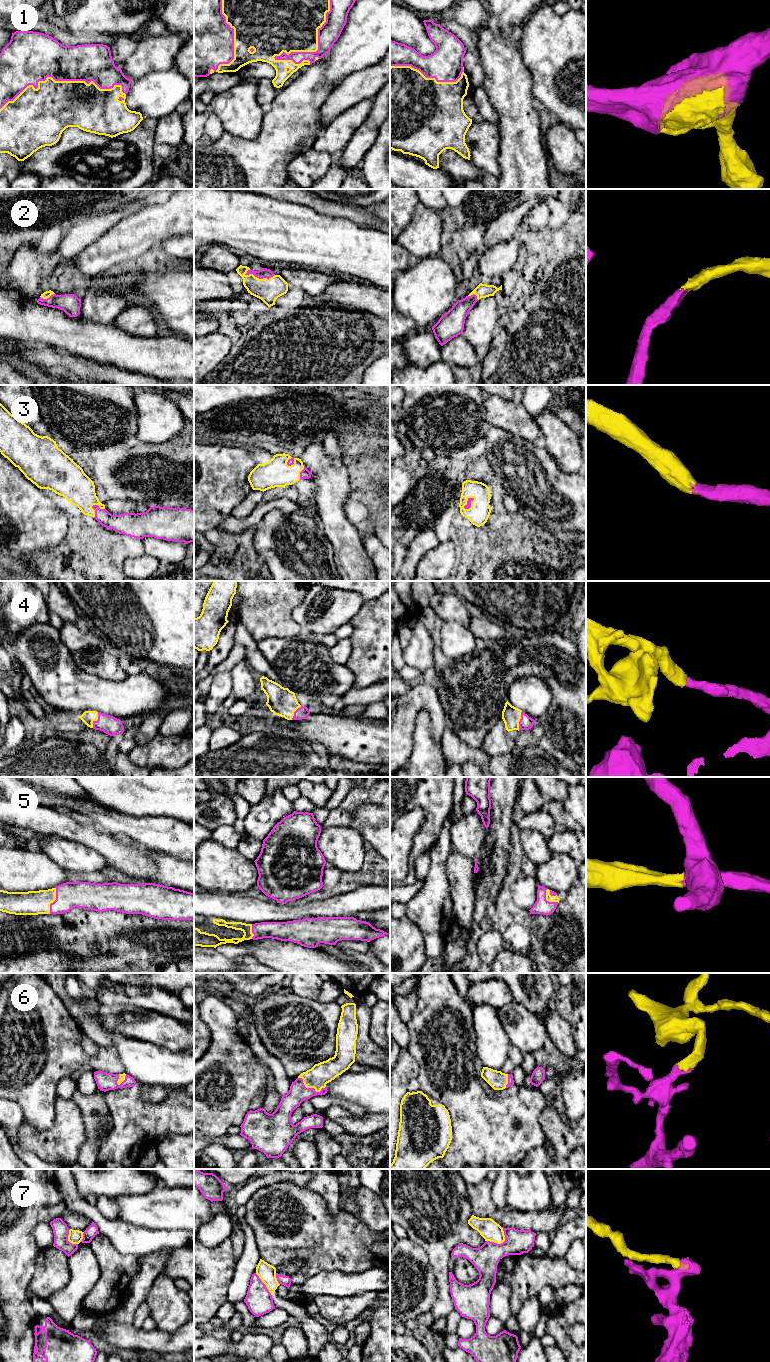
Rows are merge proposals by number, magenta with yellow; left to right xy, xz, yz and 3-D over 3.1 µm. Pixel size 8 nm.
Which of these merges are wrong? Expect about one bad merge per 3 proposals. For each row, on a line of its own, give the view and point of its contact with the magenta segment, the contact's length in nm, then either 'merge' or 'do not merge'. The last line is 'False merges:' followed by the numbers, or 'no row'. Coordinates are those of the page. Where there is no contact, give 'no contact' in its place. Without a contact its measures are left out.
1: xy (62, 80) | 1000 nm | merge
2: xz (259, 278) | 240 nm | merge
3: xy (92, 506) | 120 nm | merge
4: yz (519, 721) | 160 nm | merge
5: xy (55, 900) | 220 nm | merge
6: xz (310, 1088) | 240 nm | merge
7: yz (501, 1243) | 180 nm | do not merge
False merges: 7

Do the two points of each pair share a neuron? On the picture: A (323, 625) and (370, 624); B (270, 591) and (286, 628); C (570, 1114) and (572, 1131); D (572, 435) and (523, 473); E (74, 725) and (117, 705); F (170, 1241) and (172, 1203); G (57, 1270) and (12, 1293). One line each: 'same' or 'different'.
A: different
B: same
C: different
D: different
E: different
F: different
G: different

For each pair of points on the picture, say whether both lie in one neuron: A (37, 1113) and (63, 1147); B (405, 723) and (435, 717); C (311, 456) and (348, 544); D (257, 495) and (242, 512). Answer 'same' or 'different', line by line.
A: different
B: same
C: same
D: same

